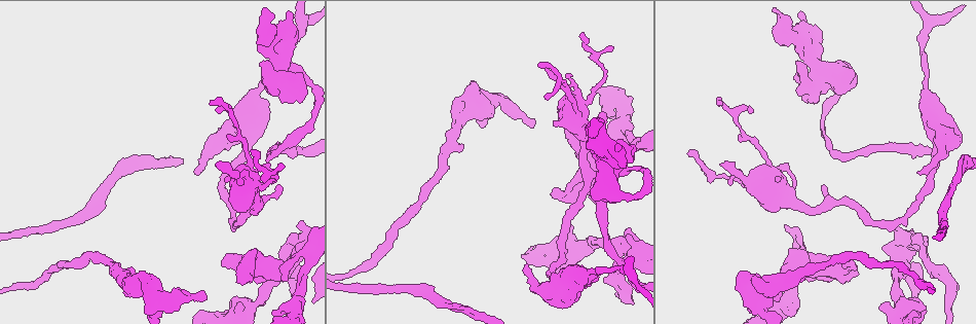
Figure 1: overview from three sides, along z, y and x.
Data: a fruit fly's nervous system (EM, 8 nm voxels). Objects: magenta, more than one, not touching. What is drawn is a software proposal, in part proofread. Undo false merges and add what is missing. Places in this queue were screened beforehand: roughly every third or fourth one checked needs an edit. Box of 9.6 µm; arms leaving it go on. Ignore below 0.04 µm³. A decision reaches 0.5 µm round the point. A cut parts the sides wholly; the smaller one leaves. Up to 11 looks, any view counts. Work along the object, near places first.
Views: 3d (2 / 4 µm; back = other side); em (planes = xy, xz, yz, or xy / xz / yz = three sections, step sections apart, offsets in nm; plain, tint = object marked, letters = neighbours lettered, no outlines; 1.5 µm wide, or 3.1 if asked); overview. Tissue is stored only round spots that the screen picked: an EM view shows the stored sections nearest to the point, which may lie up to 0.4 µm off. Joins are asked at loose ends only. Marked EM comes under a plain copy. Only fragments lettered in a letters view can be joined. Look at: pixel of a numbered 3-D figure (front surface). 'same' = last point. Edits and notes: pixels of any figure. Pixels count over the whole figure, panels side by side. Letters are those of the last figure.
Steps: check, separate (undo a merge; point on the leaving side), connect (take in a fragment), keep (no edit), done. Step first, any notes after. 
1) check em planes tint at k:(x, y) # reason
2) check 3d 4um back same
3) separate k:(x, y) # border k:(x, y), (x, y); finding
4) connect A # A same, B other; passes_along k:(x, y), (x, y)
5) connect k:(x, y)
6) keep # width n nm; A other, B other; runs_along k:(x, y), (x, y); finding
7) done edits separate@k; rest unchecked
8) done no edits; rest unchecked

check 3d 2um at 1:(553, 191) # branch stops here

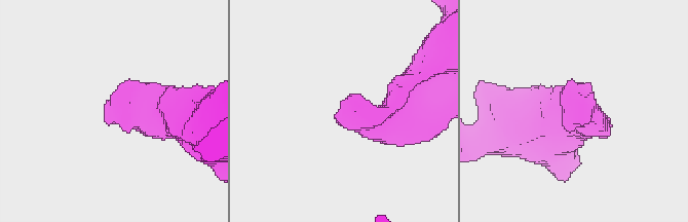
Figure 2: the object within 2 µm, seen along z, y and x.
check em xz step 4 letters at 2:(120, 84)

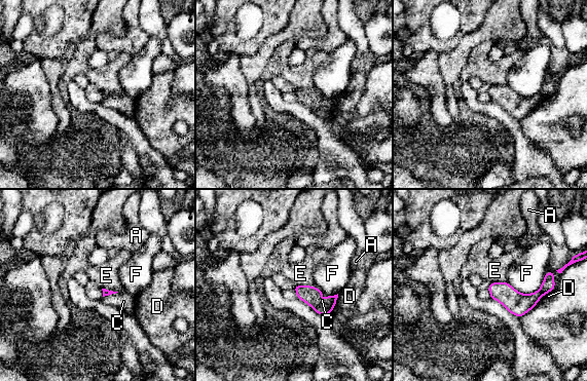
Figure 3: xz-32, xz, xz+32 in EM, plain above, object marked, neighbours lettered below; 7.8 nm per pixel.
check em planes letters same

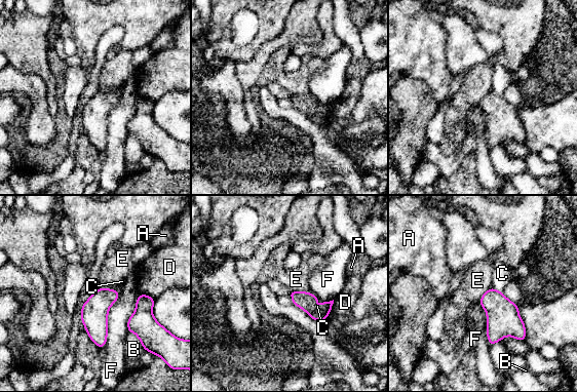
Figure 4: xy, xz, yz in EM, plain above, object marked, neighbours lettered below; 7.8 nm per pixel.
keep # A other, B other, C other, D other, E other, F other; border 4:(291, 290), (310, 292); no lettered fragment goes on from it

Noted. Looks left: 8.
check em planes letters at 1:(795, 236) # an open end

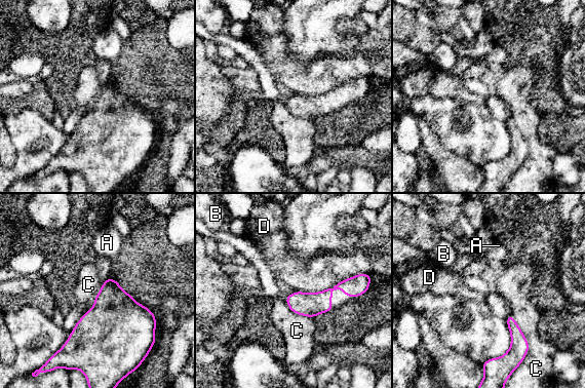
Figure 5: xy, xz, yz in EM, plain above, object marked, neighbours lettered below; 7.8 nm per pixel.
keep # width 190 nm; A other, B other, C other, D other; border 5:(330, 286), (319, 292), (298, 292); no lettered fragment goes on from it

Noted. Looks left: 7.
check 3d 4um at 1:(584, 273) # calibre changes

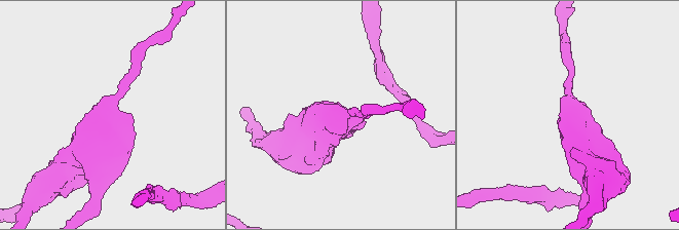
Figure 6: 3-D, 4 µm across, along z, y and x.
check em yz step 8 tint at 6:(571, 106) # arm_widths 160, 600 nm; shape alone is not enough

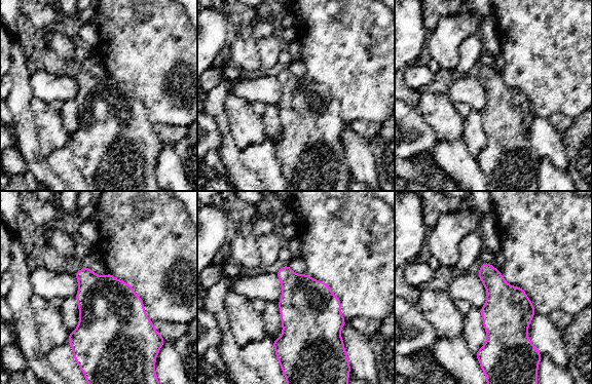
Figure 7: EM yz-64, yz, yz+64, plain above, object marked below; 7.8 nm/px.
check em planes letters same # cut it another way

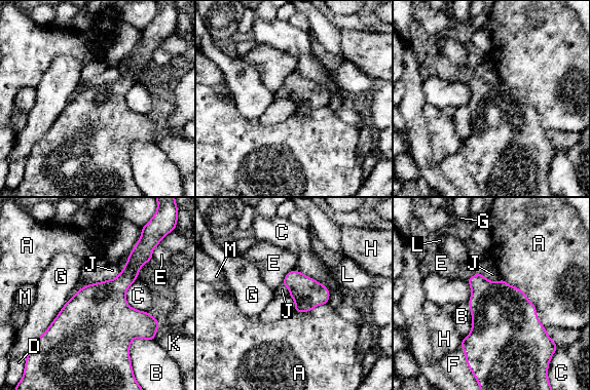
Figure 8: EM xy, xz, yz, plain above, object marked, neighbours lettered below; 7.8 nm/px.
keep # longest_contact A 550 nm; A other, B other, C other, D other, E other, F other, G other, H other, J other, K other, L other, M other; one cell here

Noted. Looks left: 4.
check 3d 4um at 1:(236, 280) # an open end

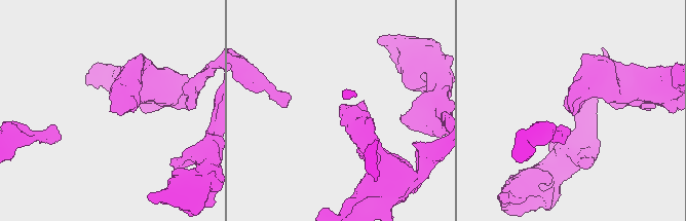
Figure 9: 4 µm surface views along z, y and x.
check em xz step 8 letters at 9:(342, 109) # now the EM

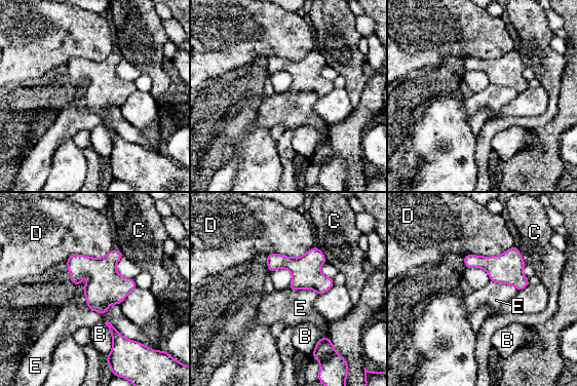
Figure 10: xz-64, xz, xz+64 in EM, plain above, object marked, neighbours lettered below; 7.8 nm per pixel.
check em planes letters same # cut it another way

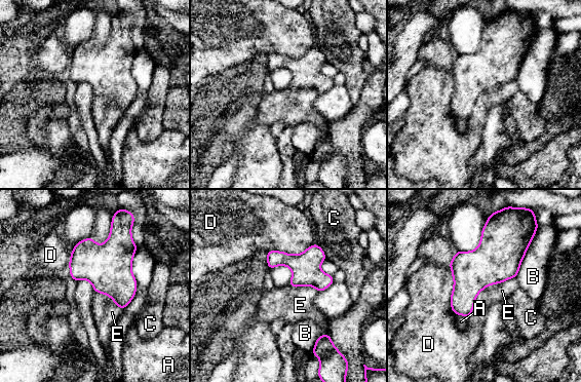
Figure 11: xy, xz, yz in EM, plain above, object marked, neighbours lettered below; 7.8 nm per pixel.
keep # A other, B other, C other, D other, E other; border 11:(315, 242), (298, 254), (267, 253); no lettered fragment goes on from it

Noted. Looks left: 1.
done no edits; rest unchecked

